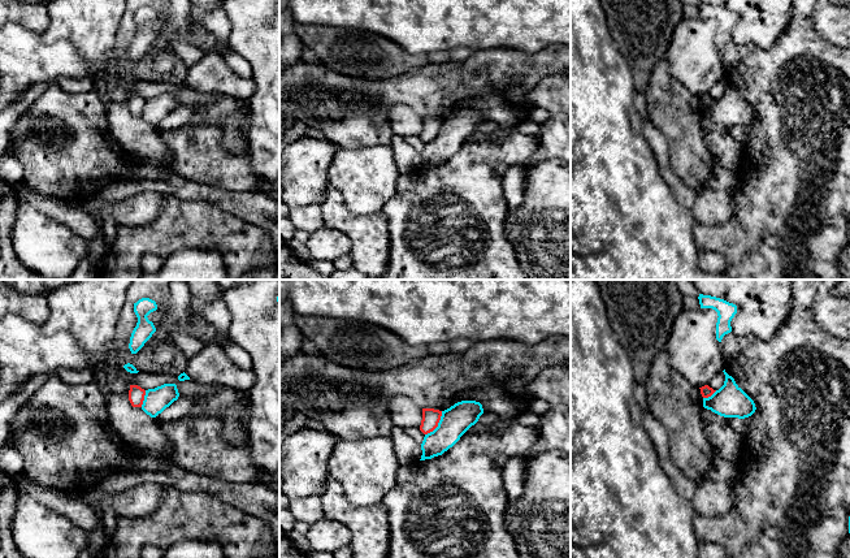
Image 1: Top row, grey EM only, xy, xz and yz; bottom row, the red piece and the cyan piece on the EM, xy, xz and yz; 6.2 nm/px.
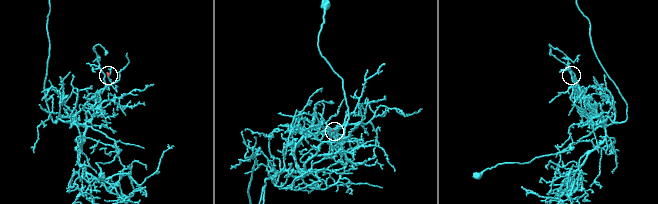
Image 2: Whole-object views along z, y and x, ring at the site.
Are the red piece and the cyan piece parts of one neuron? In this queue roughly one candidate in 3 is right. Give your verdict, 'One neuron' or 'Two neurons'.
Two neurons

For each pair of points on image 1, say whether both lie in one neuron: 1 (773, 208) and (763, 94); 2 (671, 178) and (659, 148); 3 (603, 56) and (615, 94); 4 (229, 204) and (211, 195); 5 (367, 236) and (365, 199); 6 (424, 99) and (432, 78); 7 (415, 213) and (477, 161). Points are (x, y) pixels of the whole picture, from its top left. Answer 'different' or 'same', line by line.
1: same
2: same
3: same
4: same
5: different
6: same
7: same

